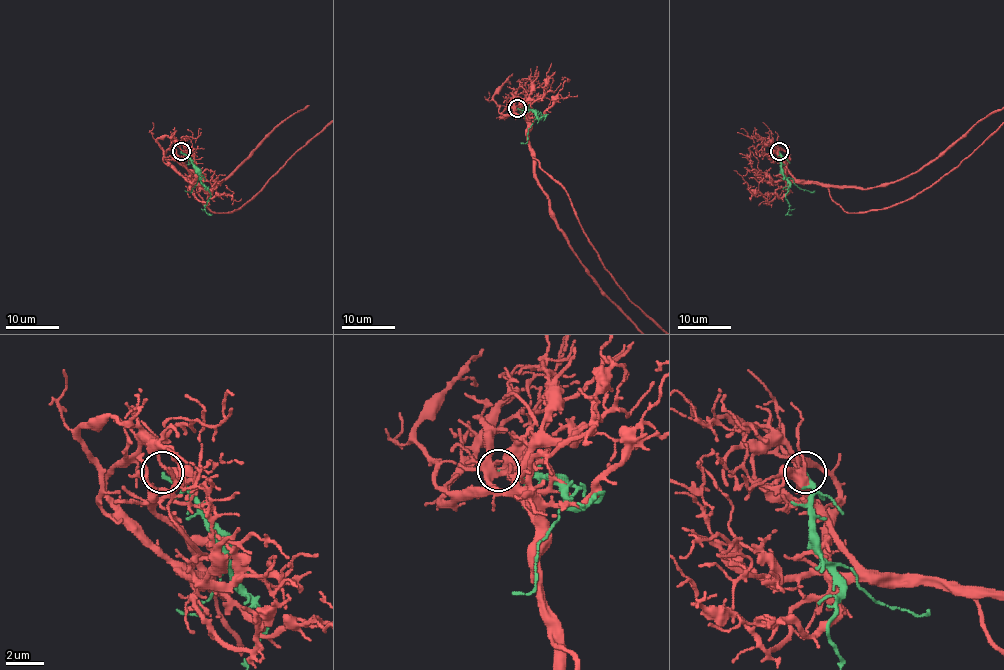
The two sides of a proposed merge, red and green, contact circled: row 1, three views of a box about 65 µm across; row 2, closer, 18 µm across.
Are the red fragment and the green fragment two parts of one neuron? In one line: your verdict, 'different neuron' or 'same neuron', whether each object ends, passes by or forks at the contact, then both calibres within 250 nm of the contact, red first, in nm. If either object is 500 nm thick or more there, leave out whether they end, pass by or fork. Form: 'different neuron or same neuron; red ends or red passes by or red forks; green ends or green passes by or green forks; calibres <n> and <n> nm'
different neuron; red forks; green ends; calibres 240 and 200 nm

